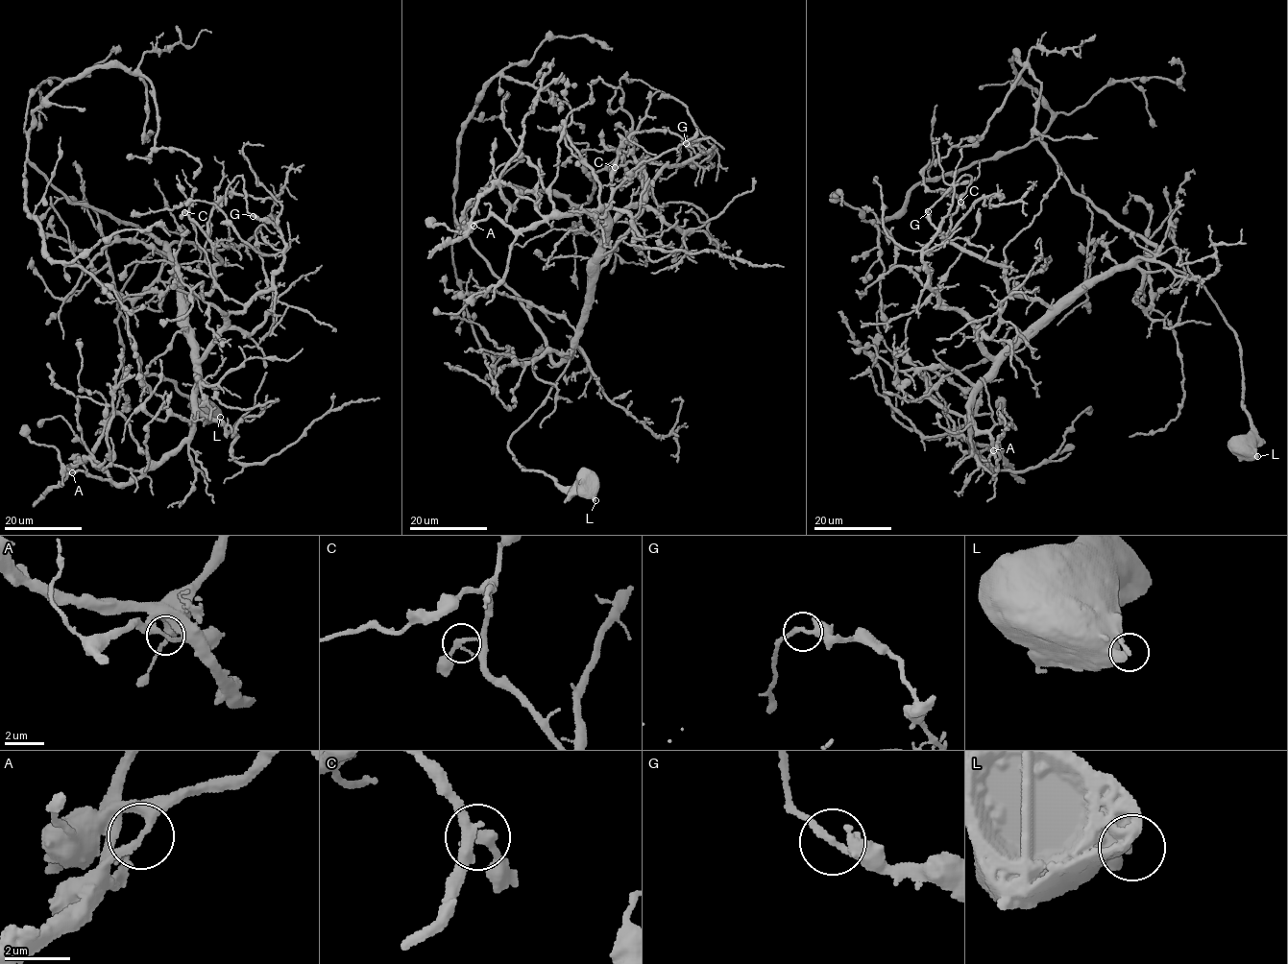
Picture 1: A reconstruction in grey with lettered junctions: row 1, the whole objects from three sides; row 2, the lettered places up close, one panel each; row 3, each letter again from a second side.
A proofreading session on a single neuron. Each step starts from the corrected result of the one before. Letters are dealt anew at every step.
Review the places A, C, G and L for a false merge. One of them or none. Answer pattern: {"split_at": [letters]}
{"split_at": []}

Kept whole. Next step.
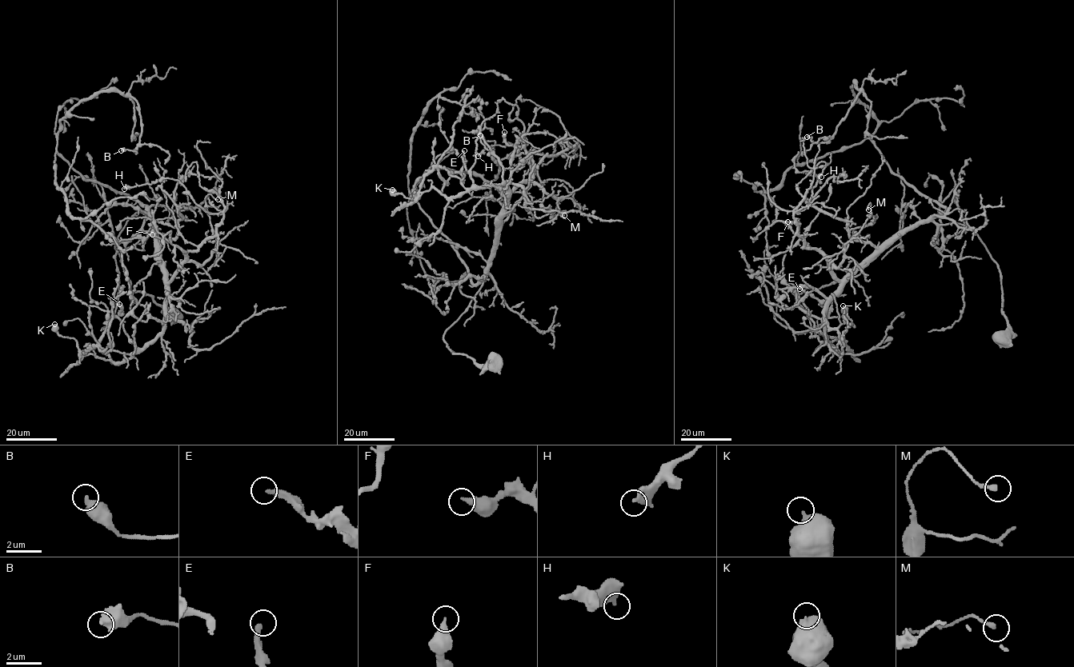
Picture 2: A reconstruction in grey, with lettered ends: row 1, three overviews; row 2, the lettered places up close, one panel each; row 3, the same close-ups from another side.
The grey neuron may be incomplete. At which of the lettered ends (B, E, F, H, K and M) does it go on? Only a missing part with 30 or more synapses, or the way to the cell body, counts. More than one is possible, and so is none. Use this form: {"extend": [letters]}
{"extend": []}

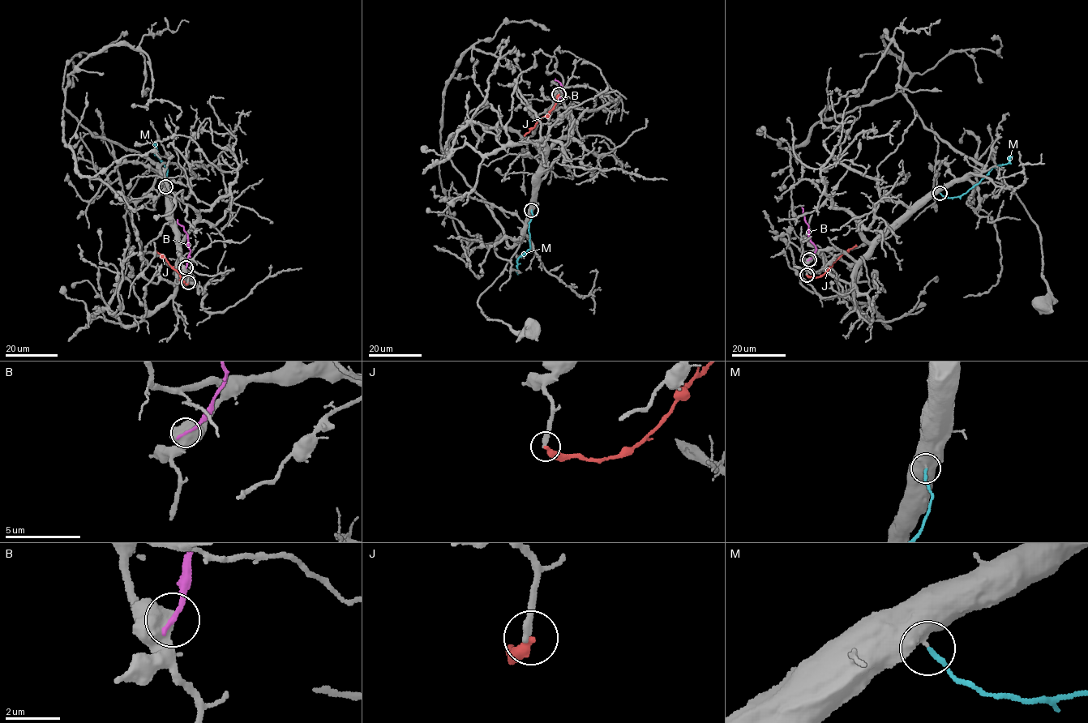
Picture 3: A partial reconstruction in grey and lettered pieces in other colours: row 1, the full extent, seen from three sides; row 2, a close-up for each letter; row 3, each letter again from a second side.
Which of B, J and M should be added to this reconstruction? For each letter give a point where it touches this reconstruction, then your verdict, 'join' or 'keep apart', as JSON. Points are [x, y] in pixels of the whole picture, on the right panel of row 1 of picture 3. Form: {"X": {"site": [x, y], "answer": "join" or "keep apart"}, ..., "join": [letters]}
{"B": {"site": [809, 259], "answer": "keep apart"}, "J": {"site": [807, 275], "answer": "keep apart"}, "M": {"site": [940, 193], "answer": "join"}, "join": ["M"]}

